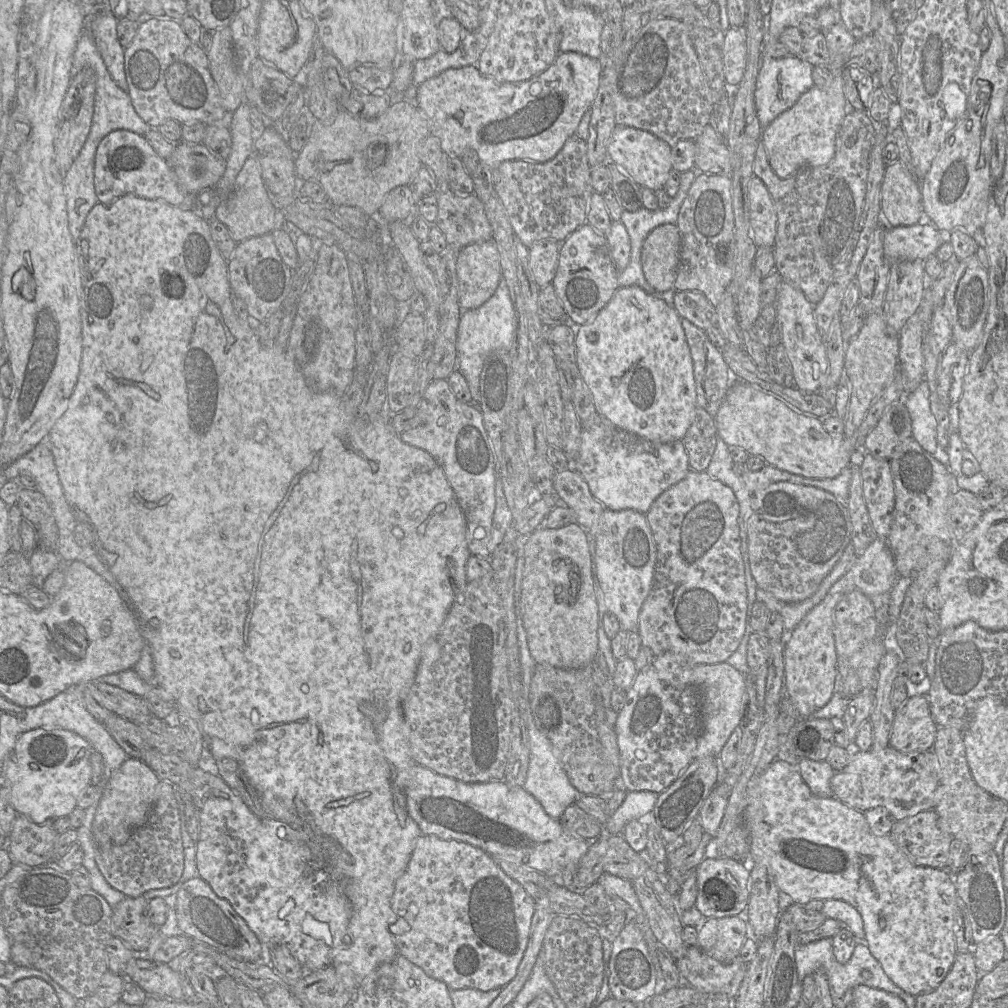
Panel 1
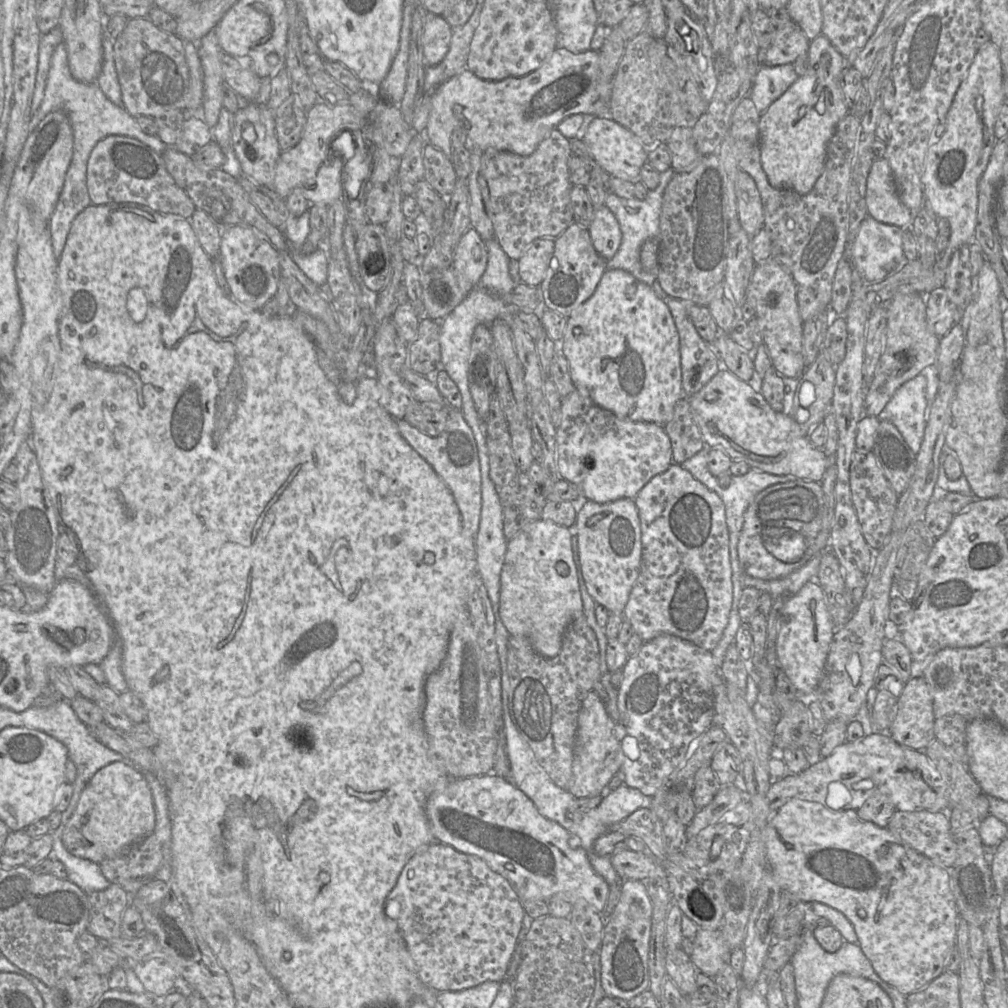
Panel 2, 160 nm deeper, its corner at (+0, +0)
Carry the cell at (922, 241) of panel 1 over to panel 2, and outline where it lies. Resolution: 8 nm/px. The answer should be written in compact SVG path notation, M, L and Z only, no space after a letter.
M869 214L862 221L850 250L850 262L865 283L880 282L899 272L908 263L902 245L903 232L900 227L878 222Z

